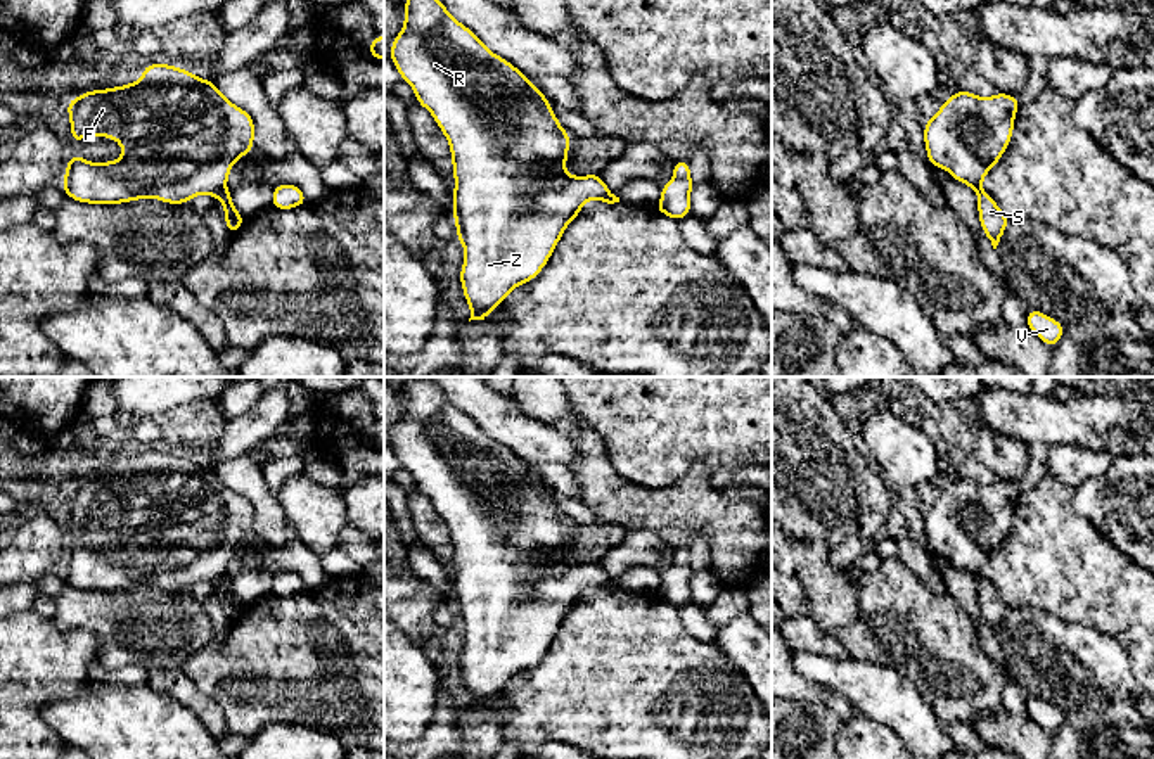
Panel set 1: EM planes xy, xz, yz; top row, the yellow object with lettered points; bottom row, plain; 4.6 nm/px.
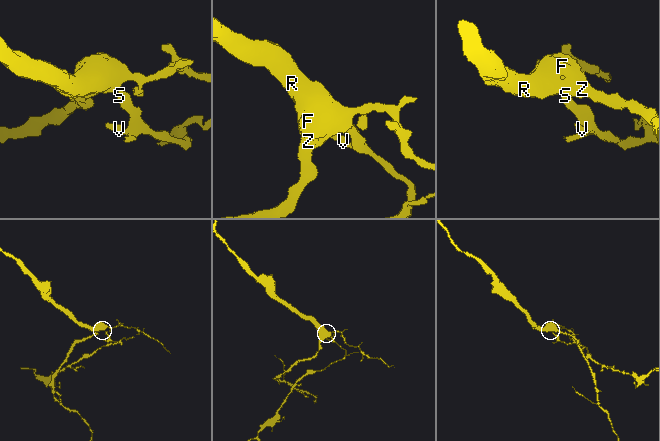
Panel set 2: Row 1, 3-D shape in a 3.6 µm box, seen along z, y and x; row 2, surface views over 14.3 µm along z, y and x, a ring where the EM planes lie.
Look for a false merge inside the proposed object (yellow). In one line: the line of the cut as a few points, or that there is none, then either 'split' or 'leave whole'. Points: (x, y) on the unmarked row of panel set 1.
cut xy (225, 574), (217, 583); split

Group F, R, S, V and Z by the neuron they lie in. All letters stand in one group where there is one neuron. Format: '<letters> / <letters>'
F R Z / S V

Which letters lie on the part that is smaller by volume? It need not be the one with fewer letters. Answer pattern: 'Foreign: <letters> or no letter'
Foreign: S, V

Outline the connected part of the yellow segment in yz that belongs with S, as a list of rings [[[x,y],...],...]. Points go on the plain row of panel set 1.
[[[979,576],[976,579],[976,584],[978,584],[979,612],[984,622],[990,626],[993,636],[997,636],[1009,612],[1009,605],[997,593],[995,586],[986,577]]]

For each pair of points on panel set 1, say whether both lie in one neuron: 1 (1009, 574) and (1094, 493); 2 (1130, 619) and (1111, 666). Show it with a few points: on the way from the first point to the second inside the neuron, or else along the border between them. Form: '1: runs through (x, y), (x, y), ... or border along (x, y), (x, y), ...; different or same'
1: border along (1071, 490), (1071, 507), (1104, 538); different
2: border along (1083, 625), (1111, 637), (1125, 650), (1135, 678); different

